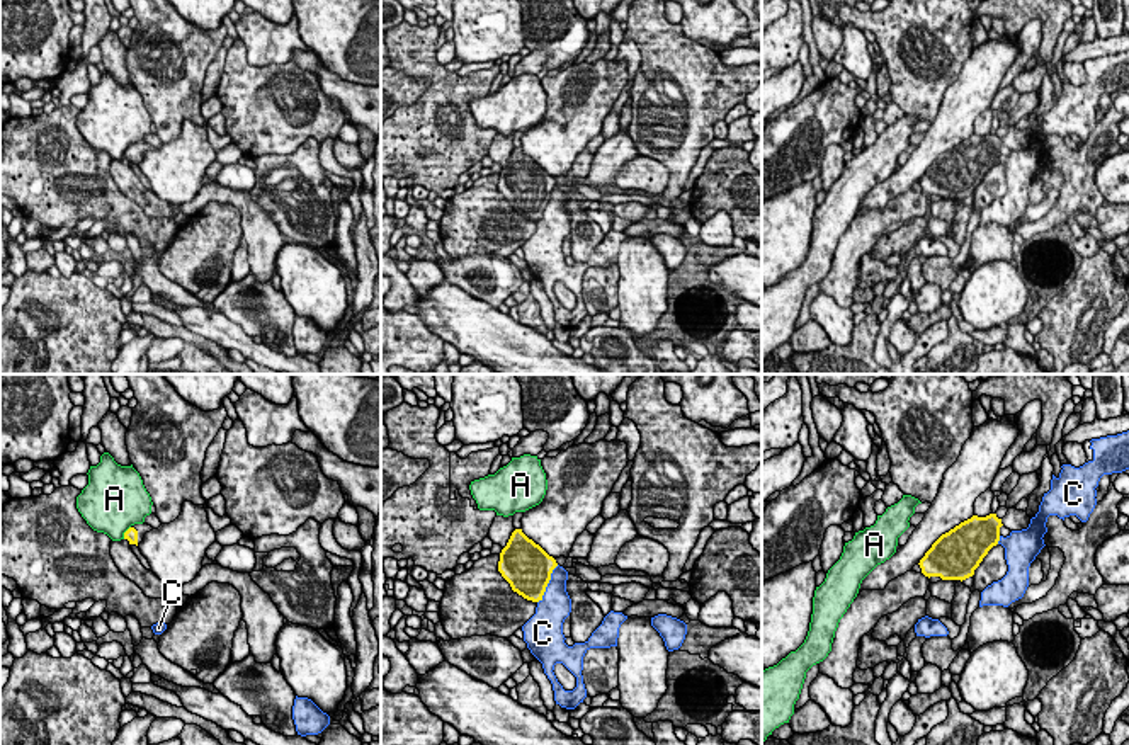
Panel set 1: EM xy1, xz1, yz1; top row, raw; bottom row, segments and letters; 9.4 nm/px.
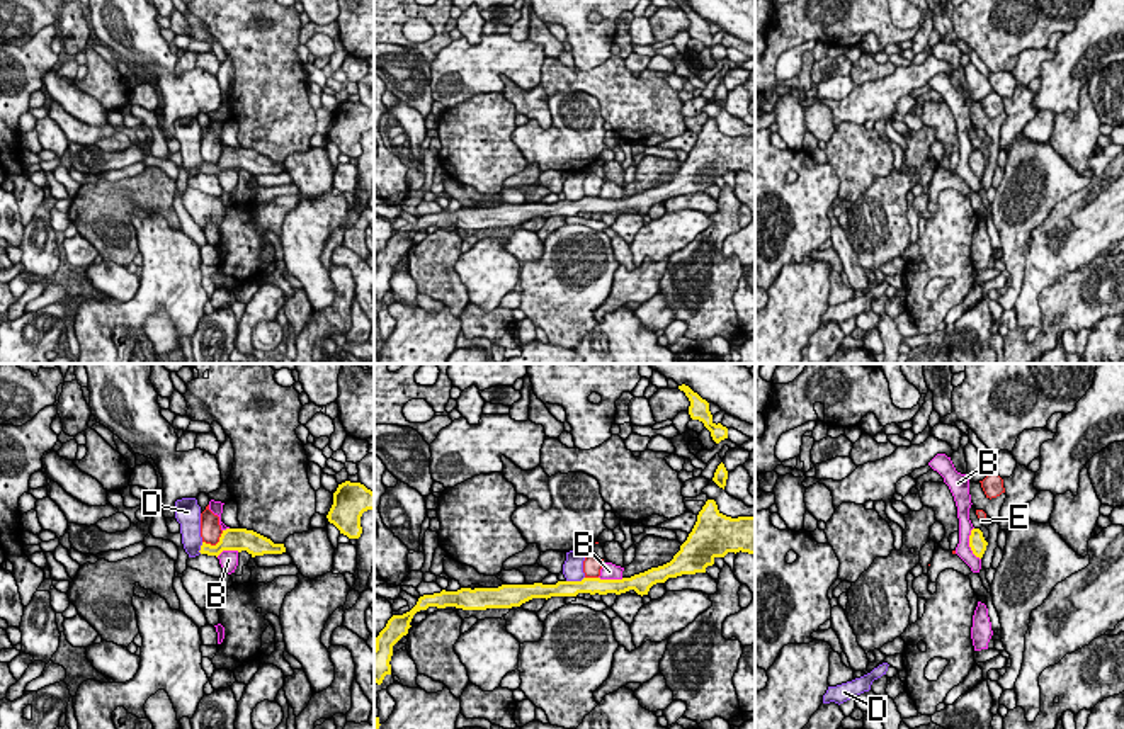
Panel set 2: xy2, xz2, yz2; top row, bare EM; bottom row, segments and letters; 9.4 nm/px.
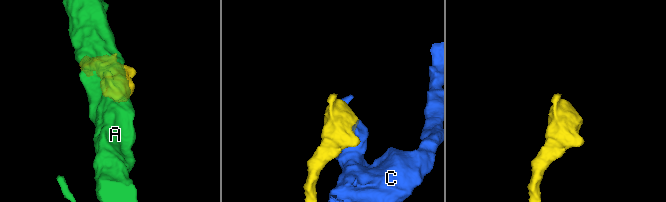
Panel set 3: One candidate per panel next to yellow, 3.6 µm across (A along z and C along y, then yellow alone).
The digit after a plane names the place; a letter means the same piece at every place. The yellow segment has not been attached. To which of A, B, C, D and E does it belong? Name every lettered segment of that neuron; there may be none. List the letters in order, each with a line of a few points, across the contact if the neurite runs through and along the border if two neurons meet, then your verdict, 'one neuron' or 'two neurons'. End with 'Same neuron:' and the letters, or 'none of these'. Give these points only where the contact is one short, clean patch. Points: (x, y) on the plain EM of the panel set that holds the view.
A: line xy1 (130, 145), (123, 157); two neurons
B: two neurons
C: two neurons
D: line xz2 (584, 196), (567, 201); two neurons
E: line xy2 (223, 150), (215, 163), (203, 162); two neurons
Same neuron: none of these

